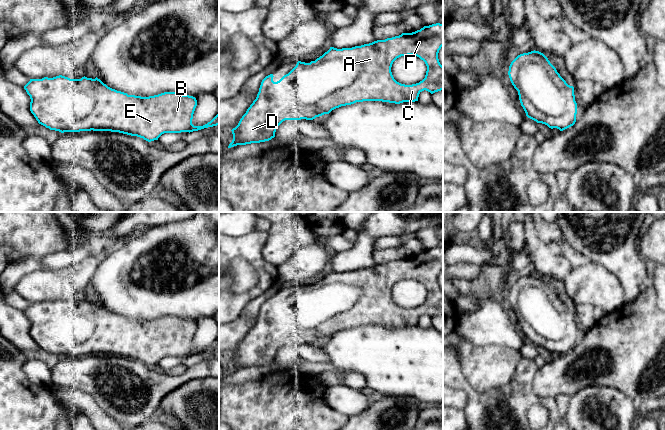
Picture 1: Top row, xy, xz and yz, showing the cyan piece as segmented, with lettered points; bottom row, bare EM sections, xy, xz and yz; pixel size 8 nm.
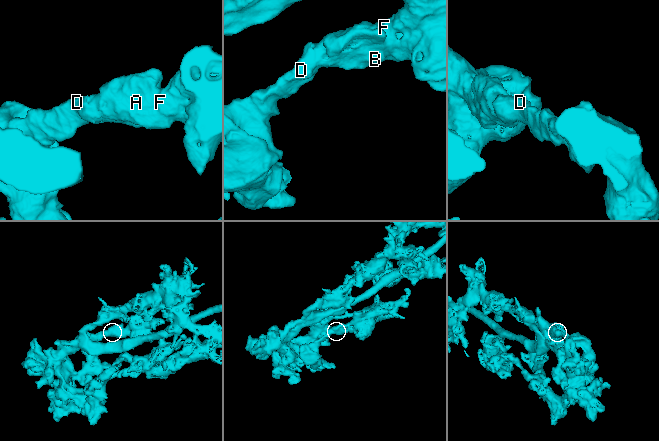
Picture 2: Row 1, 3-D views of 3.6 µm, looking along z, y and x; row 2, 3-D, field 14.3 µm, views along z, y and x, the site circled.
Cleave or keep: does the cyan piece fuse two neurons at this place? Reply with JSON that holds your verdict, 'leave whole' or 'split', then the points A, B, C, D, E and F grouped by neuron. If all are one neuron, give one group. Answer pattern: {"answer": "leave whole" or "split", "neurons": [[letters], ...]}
{"answer": "leave whole", "neurons": [["A", "B", "C", "D", "E", "F"]]}

